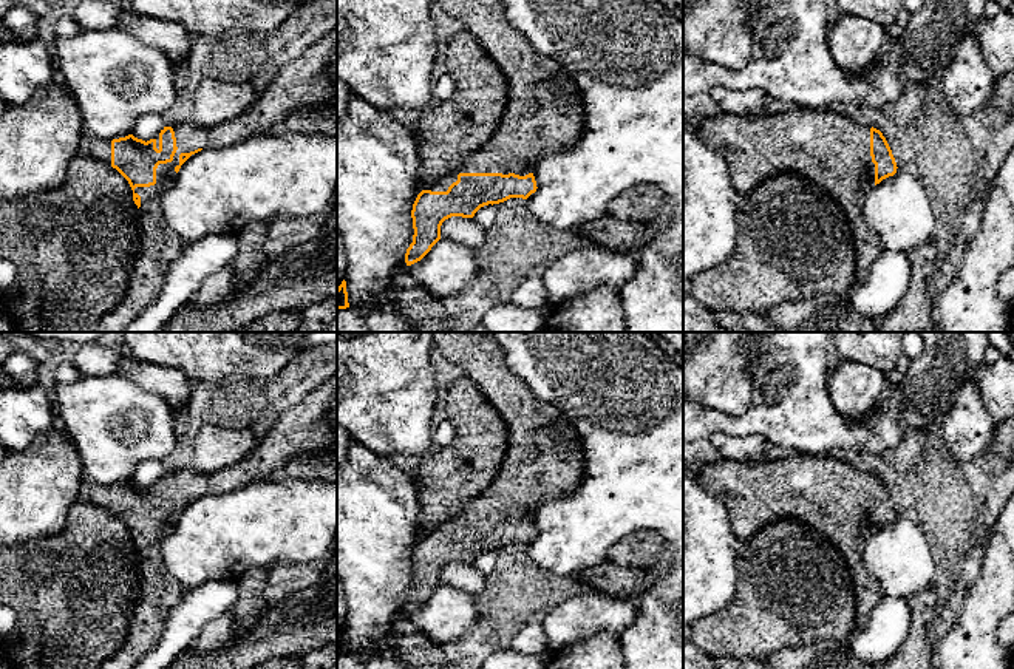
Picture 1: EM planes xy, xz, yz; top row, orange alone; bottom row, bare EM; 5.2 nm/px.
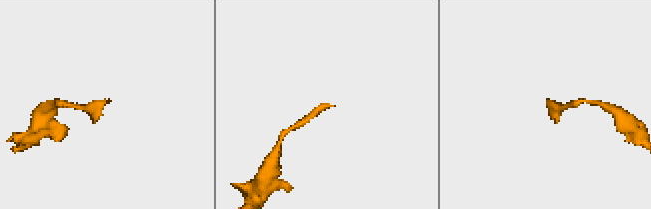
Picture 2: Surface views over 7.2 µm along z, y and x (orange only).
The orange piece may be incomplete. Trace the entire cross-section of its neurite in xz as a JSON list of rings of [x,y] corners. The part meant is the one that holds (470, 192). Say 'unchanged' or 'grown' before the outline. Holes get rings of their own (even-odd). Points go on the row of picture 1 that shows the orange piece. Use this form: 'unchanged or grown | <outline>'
grown | [[[436,0],[451,17],[465,23],[465,29],[482,45],[501,68],[509,85],[509,100],[492,139],[471,153],[462,167],[431,187],[422,190],[411,210],[413,243],[405,263],[420,261],[441,239],[441,226],[451,216],[473,218],[488,204],[510,198],[527,199],[536,192],[533,176],[543,155],[561,153],[573,147],[583,133],[584,104],[580,90],[566,70],[553,59],[539,54],[529,39],[505,15],[501,0]]]

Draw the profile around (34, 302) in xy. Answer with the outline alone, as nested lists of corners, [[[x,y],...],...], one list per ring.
[[[77,153],[68,164],[63,182],[53,190],[37,192],[14,201],[0,199],[0,256],[11,261],[17,275],[12,284],[0,295],[0,315],[9,318],[19,332],[97,332],[102,315],[111,311],[127,294],[130,273],[139,252],[138,205],[128,181],[111,167],[94,156]]]

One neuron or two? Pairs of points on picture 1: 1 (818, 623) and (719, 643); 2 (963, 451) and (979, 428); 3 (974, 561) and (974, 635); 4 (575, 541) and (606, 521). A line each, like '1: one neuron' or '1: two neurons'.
1: one neuron
2: one neuron
3: two neurons
4: one neuron

